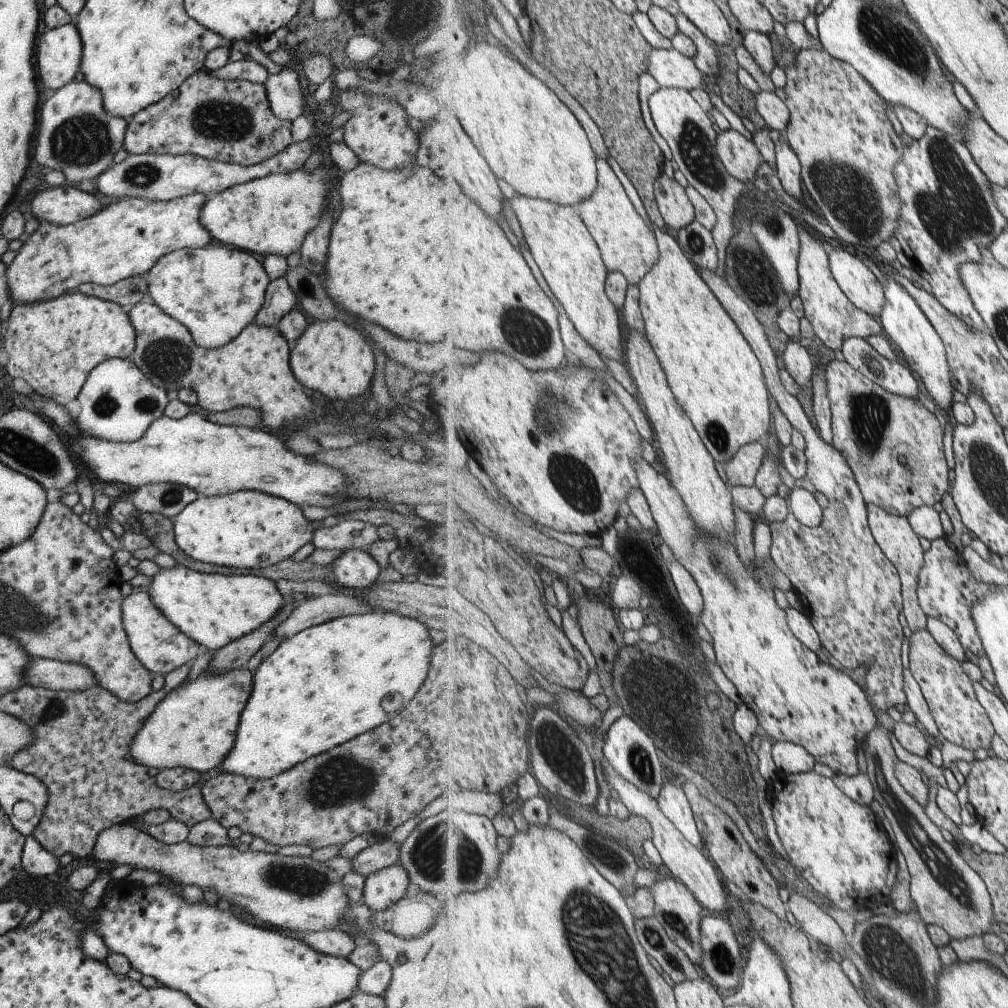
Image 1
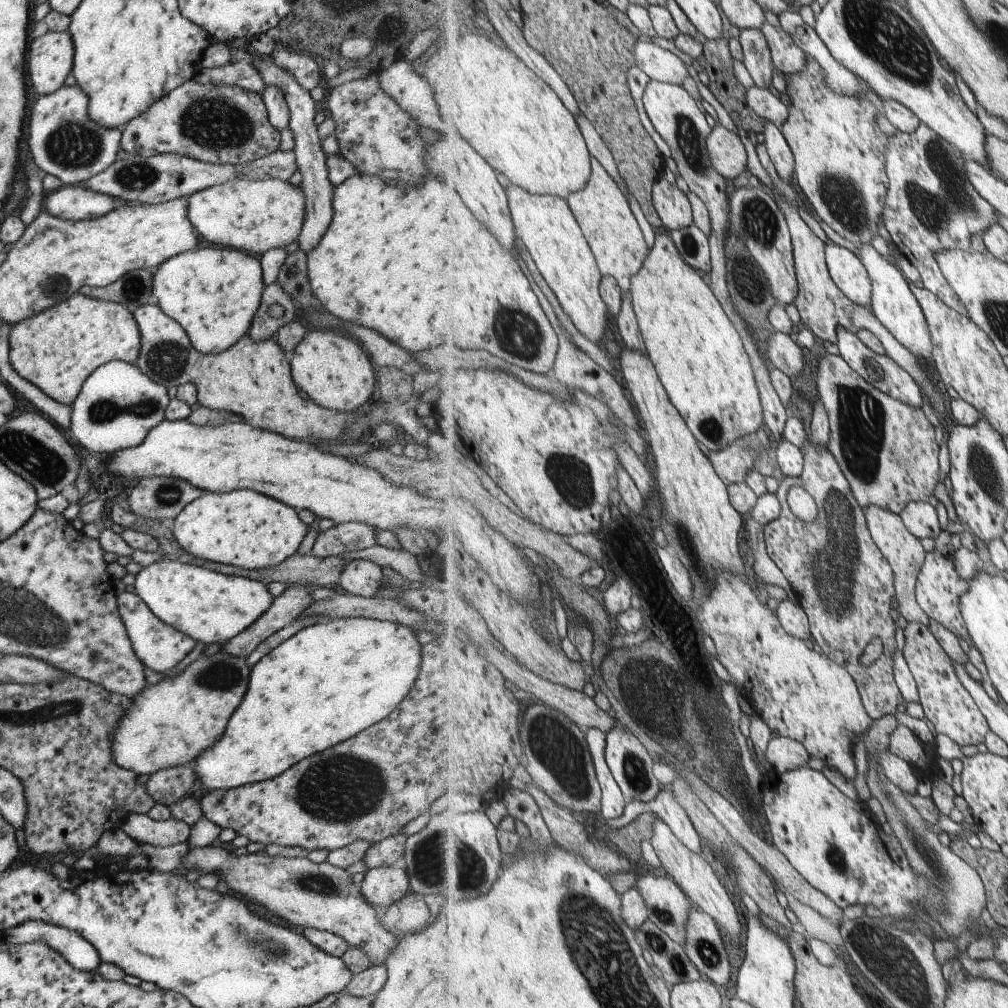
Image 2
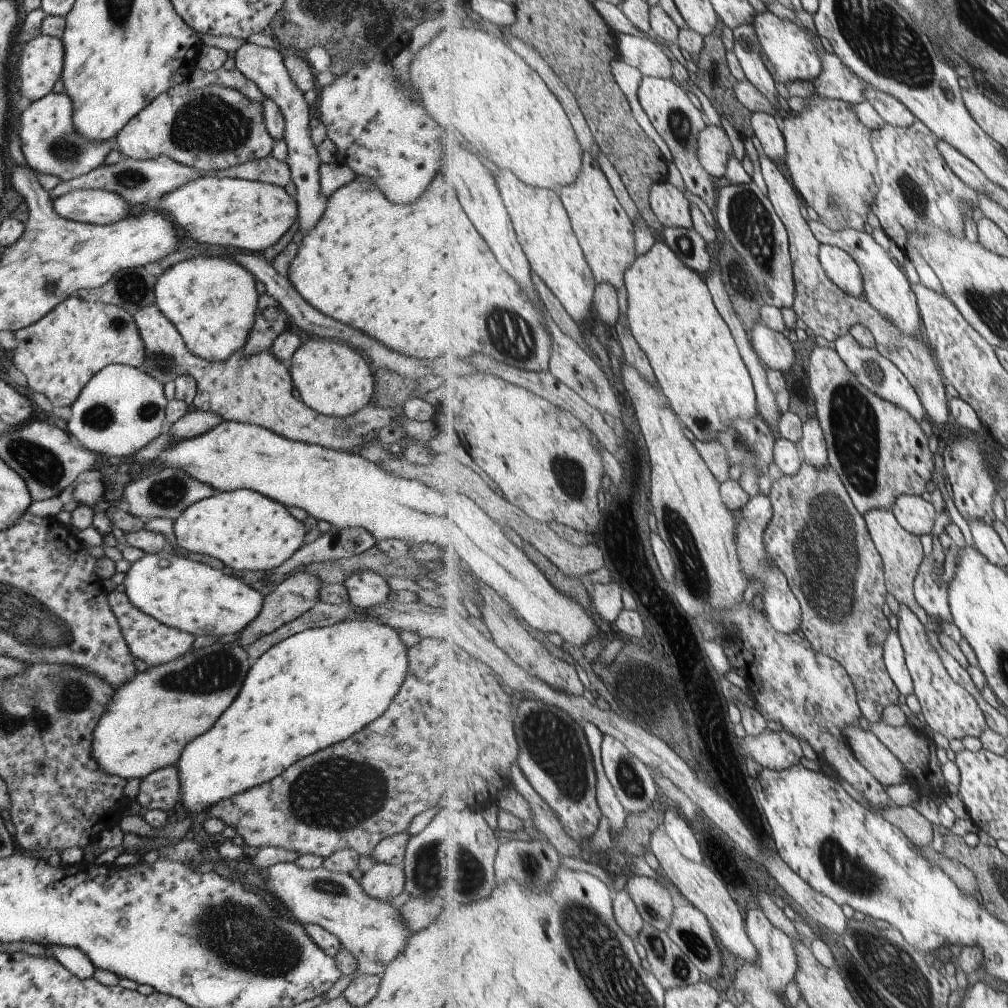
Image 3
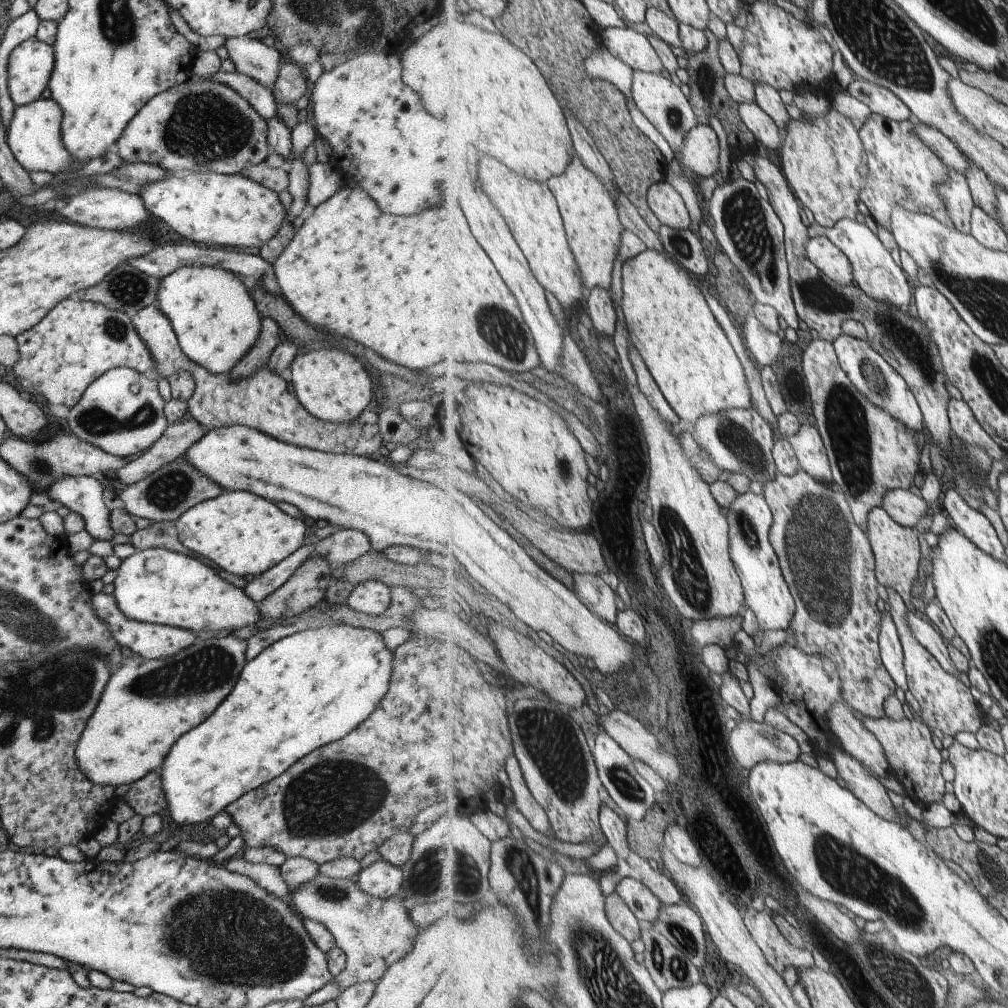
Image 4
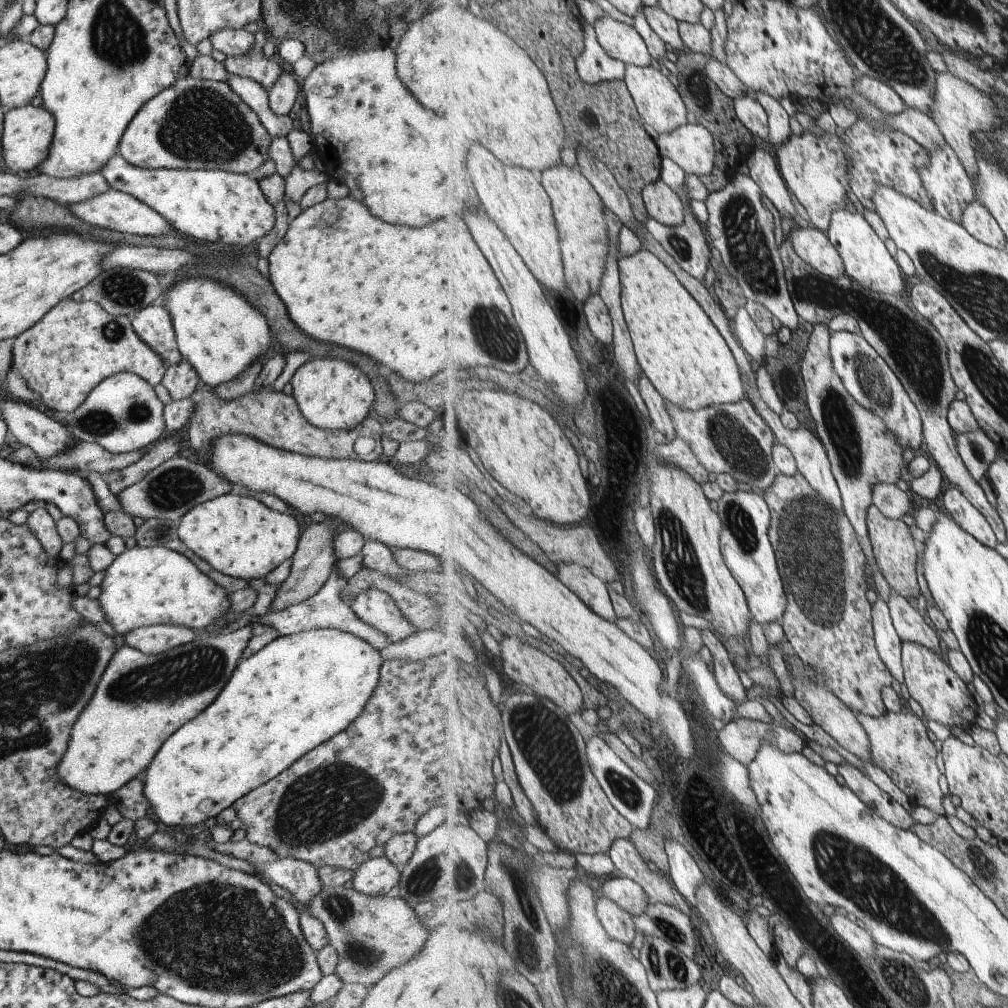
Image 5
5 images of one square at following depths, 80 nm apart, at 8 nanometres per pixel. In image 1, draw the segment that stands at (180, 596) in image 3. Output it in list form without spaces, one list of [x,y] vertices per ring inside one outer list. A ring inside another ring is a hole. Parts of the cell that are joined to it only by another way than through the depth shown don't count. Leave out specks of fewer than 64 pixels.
[[[184,566],[161,568],[147,591],[154,605],[181,632],[201,646],[216,651],[231,641],[244,637],[272,620],[287,600],[281,597],[275,583],[255,575],[221,575],[200,573]]]

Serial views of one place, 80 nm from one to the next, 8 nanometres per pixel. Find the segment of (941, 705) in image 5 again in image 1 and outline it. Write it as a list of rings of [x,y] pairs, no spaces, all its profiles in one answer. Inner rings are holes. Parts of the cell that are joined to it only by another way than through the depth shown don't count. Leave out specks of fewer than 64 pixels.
[[[929,630],[919,631],[911,636],[910,670],[921,685],[936,723],[947,741],[972,751],[992,748],[995,728],[985,707],[977,700],[974,681],[967,674],[963,663],[953,658]]]

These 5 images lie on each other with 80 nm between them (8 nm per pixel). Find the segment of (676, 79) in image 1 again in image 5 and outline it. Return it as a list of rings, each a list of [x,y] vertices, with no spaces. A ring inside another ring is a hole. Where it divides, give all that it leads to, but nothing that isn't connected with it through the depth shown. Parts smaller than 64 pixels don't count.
[[[610,16],[593,24],[599,44],[612,58],[636,66],[656,65],[645,40],[634,26],[614,20]]]

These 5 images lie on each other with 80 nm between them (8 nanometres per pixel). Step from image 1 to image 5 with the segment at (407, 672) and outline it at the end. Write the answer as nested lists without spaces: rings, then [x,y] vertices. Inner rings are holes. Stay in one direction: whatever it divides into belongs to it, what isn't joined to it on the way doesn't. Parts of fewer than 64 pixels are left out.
[[[318,628],[306,630],[292,635],[280,635],[271,640],[249,658],[241,658],[235,666],[235,670],[231,672],[229,680],[225,682],[225,688],[221,690],[221,694],[215,698],[215,702],[211,702],[211,706],[205,708],[205,712],[201,712],[197,718],[193,718],[191,722],[187,722],[185,726],[181,726],[177,732],[173,732],[163,746],[159,748],[159,752],[155,754],[153,762],[149,764],[147,772],[144,774],[143,794],[150,804],[155,820],[159,820],[167,826],[191,826],[199,824],[203,821],[211,821],[223,809],[231,808],[233,802],[238,798],[245,796],[250,790],[257,788],[264,782],[271,780],[277,776],[282,770],[285,770],[290,764],[293,764],[300,756],[309,752],[312,748],[320,745],[322,742],[328,741],[329,738],[339,734],[341,730],[345,730],[353,720],[361,714],[365,708],[367,701],[371,698],[377,682],[379,682],[379,666],[383,660],[379,656],[379,652],[375,648],[371,648],[367,642],[359,640],[357,636],[349,634],[349,632],[341,632],[341,630]]]

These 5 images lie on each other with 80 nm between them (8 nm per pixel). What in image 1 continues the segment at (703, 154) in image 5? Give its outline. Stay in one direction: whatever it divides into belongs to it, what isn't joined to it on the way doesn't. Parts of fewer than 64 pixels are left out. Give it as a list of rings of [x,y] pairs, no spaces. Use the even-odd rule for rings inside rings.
[[[735,129],[718,134],[716,152],[726,170],[744,183],[752,182],[757,170],[766,162],[754,139],[745,138]]]

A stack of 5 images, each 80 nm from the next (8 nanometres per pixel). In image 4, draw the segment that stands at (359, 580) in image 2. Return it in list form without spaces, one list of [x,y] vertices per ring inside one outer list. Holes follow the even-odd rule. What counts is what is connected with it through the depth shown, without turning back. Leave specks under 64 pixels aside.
[[[376,580],[355,583],[346,598],[346,604],[353,610],[377,616],[390,605],[389,587]]]

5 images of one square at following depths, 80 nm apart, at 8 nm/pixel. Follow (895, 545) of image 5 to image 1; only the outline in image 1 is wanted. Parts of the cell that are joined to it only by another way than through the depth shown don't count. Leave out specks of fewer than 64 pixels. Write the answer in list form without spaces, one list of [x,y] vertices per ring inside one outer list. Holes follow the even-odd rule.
[[[877,503],[868,505],[868,519],[872,528],[872,533],[889,557],[889,560],[897,567],[903,584],[904,596],[904,616],[913,633],[928,630],[928,614],[925,614],[919,597],[918,582],[920,581],[920,570],[924,565],[924,551],[921,540],[916,530],[912,527],[907,517],[892,515],[884,508],[877,506]]]

